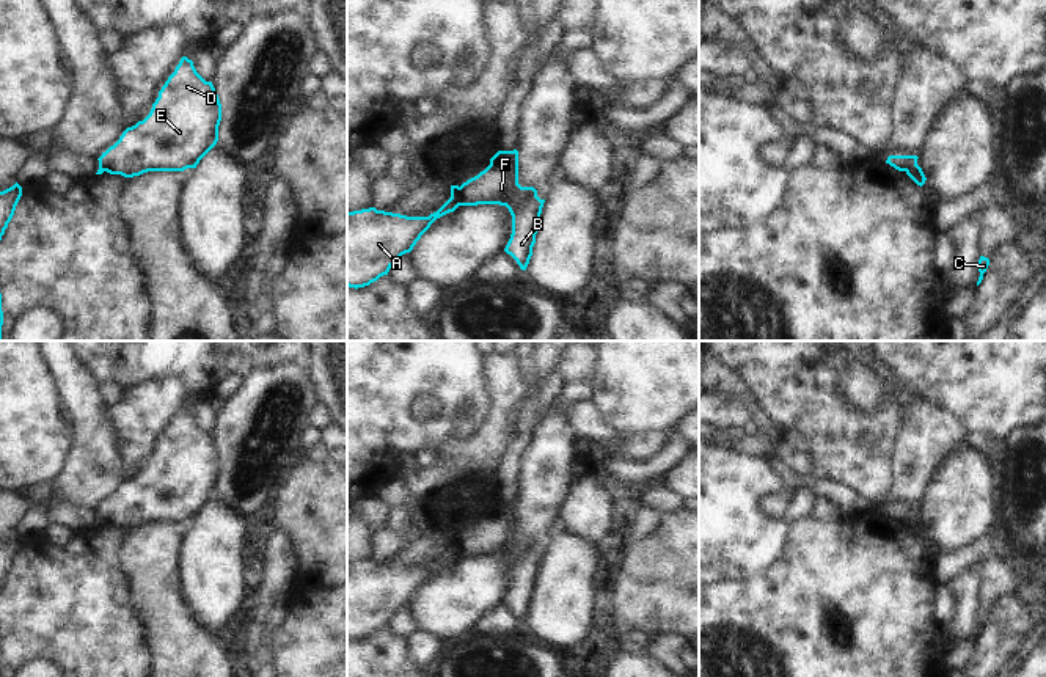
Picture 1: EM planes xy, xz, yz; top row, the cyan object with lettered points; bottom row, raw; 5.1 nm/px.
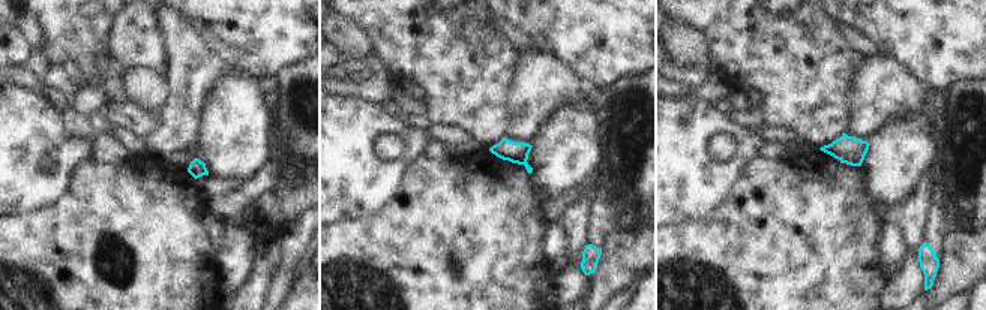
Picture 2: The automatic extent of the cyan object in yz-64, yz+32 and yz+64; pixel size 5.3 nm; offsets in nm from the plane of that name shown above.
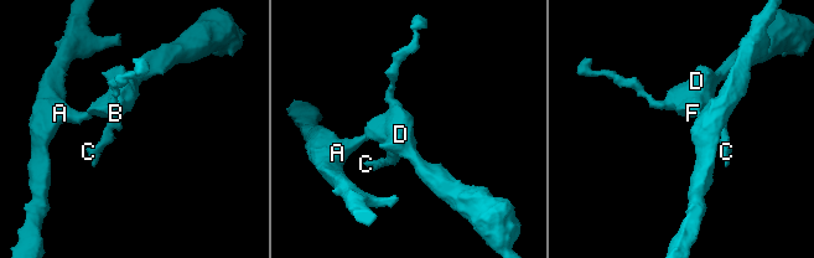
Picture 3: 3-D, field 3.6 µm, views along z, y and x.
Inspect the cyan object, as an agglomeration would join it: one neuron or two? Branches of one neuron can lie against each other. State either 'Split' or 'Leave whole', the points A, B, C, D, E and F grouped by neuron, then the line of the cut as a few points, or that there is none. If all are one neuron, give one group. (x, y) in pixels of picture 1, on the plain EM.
Split. Groups: A / B C D E F. Split along yz (916, 514), (905, 522)

